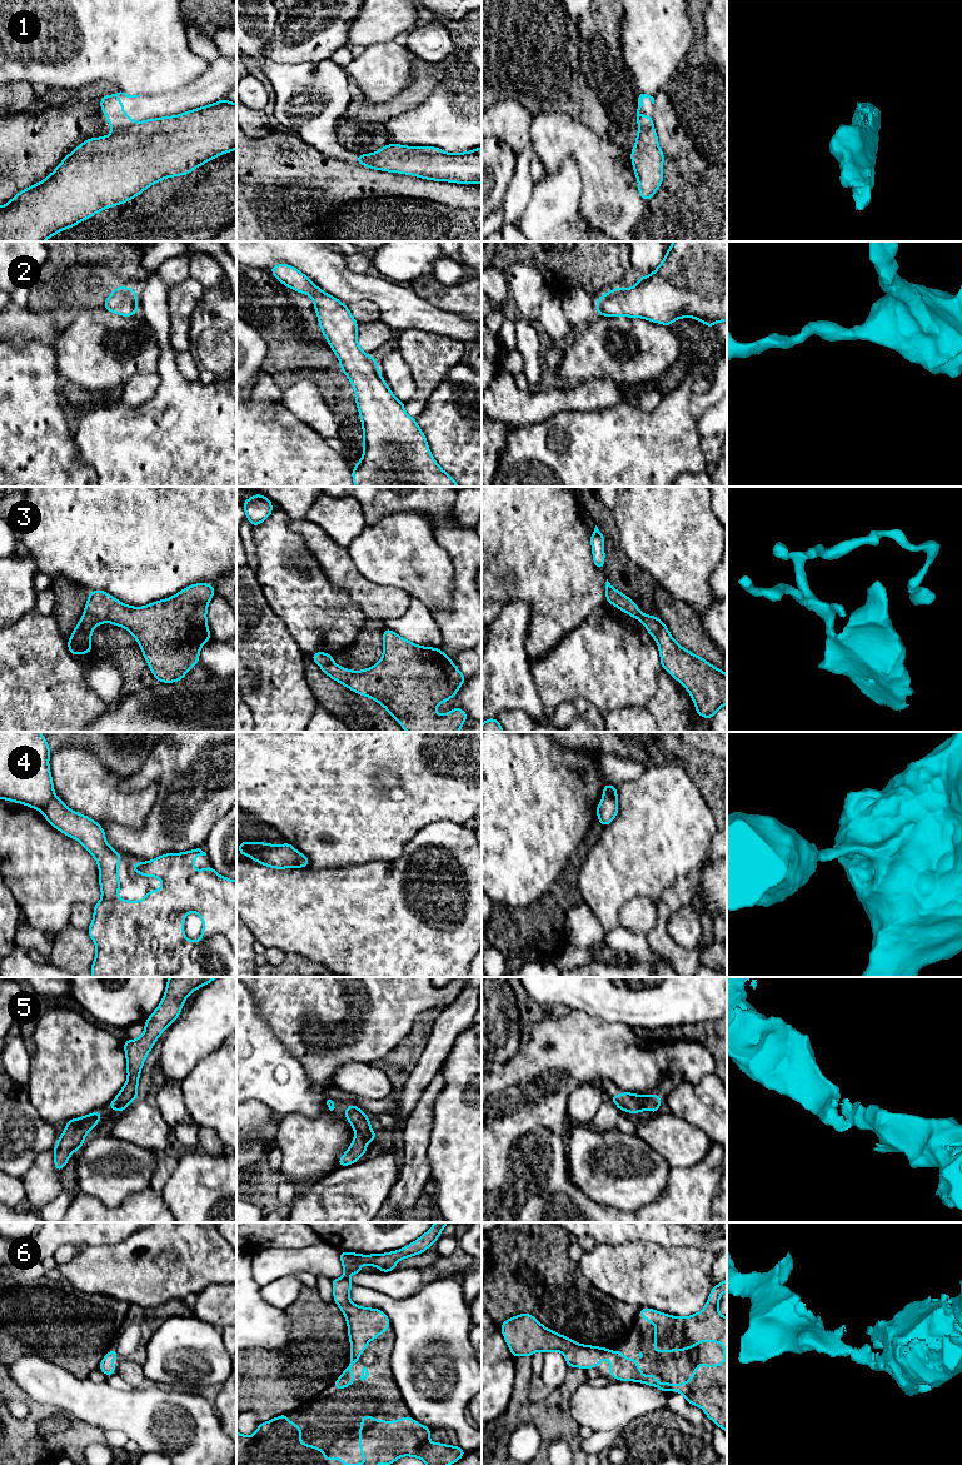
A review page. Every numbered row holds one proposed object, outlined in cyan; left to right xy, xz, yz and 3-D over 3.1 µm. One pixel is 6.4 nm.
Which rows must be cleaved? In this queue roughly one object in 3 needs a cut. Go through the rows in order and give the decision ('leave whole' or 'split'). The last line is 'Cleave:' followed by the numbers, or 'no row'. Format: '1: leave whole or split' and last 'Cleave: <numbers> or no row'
1: split
2: leave whole
3: split
4: split
5: leave whole
6: leave whole
Cleave: 1, 3, 4

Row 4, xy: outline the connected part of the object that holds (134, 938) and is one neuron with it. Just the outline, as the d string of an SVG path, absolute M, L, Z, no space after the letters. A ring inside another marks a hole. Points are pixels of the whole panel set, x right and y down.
M51 798L41 811L46 821L81 846L96 859L101 900L93 907L94 918L88 933L96 945L96 955L90 967L93 977L236 977L236 881L218 874L211 866L196 871L196 856L206 856L200 848L166 853L149 862L133 863L131 868L145 877L158 877L163 882L160 890L150 890L141 901L125 901L118 897L120 880L118 866L121 854L114 851L105 838L105 832L94 819L71 811L59 798ZM190 912L203 920L199 941L189 941L184 935L184 918Z

